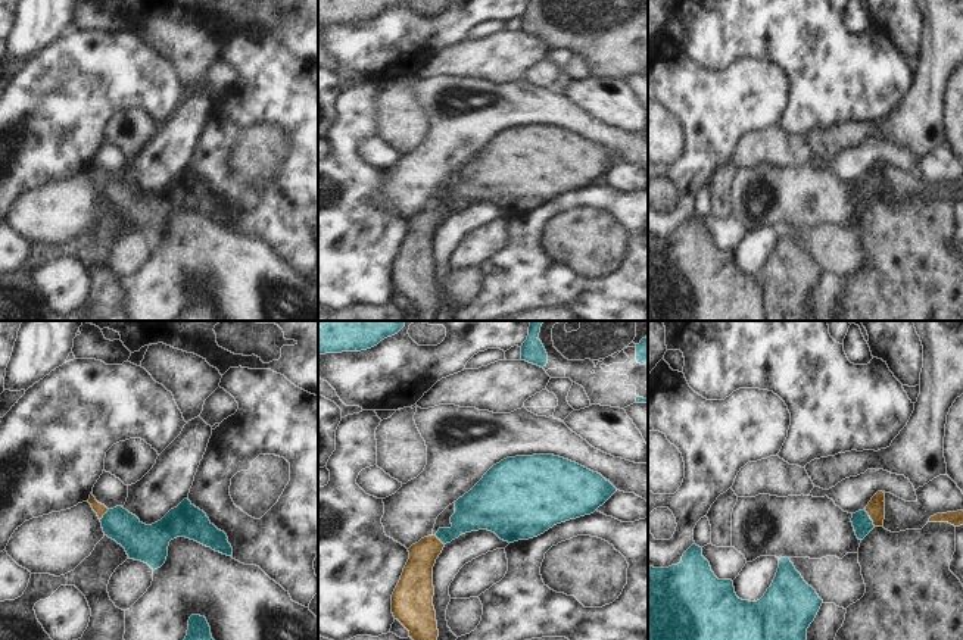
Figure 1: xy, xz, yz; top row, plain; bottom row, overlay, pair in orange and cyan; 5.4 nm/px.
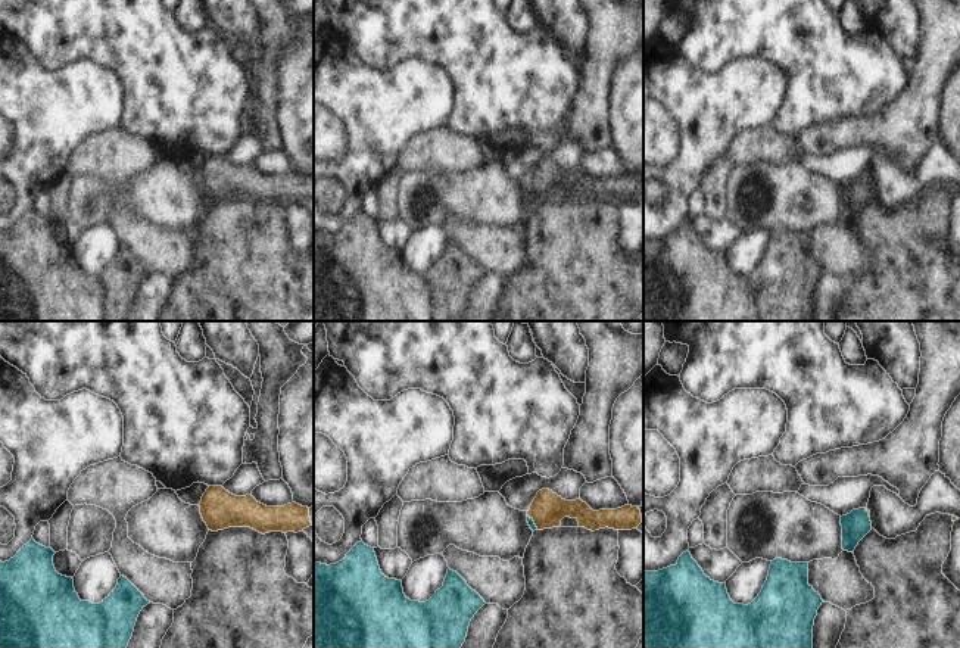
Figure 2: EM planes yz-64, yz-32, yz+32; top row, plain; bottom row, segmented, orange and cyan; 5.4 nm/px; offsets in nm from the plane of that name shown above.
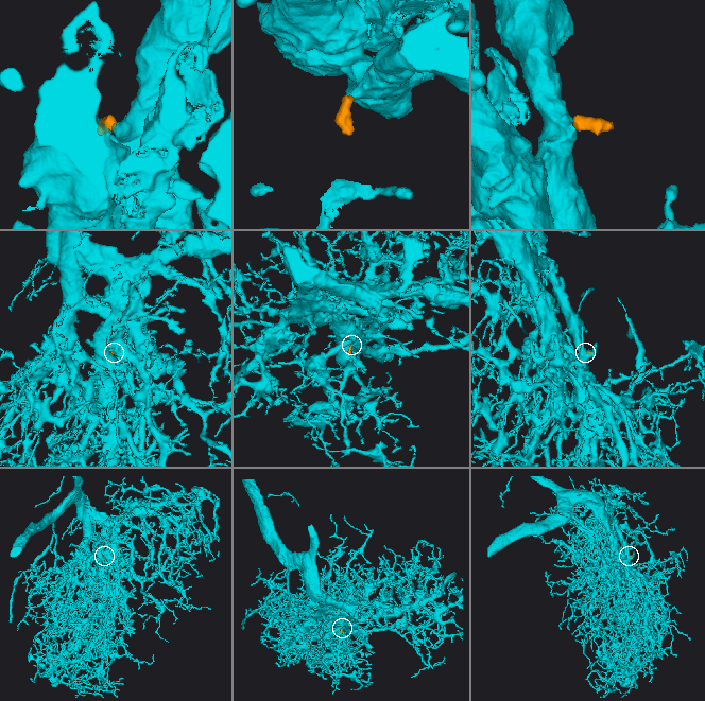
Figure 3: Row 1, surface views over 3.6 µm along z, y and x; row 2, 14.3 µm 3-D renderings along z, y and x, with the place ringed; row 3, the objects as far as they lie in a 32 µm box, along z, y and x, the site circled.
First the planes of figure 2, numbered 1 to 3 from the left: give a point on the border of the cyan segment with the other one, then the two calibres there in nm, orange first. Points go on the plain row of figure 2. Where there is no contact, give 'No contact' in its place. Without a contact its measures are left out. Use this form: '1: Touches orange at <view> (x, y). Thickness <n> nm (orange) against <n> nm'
1: No contact
2: Touches orange at yz-32 (533, 190). Thickness 190 nm (orange) against 40 nm
3: Touches orange at yz+32 (867, 181). Thickness 20 nm (orange) against 150 nm.

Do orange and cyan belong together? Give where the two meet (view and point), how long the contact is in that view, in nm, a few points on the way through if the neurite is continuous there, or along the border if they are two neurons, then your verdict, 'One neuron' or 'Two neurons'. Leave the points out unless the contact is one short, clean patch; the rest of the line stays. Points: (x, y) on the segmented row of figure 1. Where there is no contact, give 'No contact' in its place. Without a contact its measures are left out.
Touches orange at yz (870, 518). Shared border 120 nm. Path across: yz (876, 506), (870, 518), (862, 523). One neuron.

